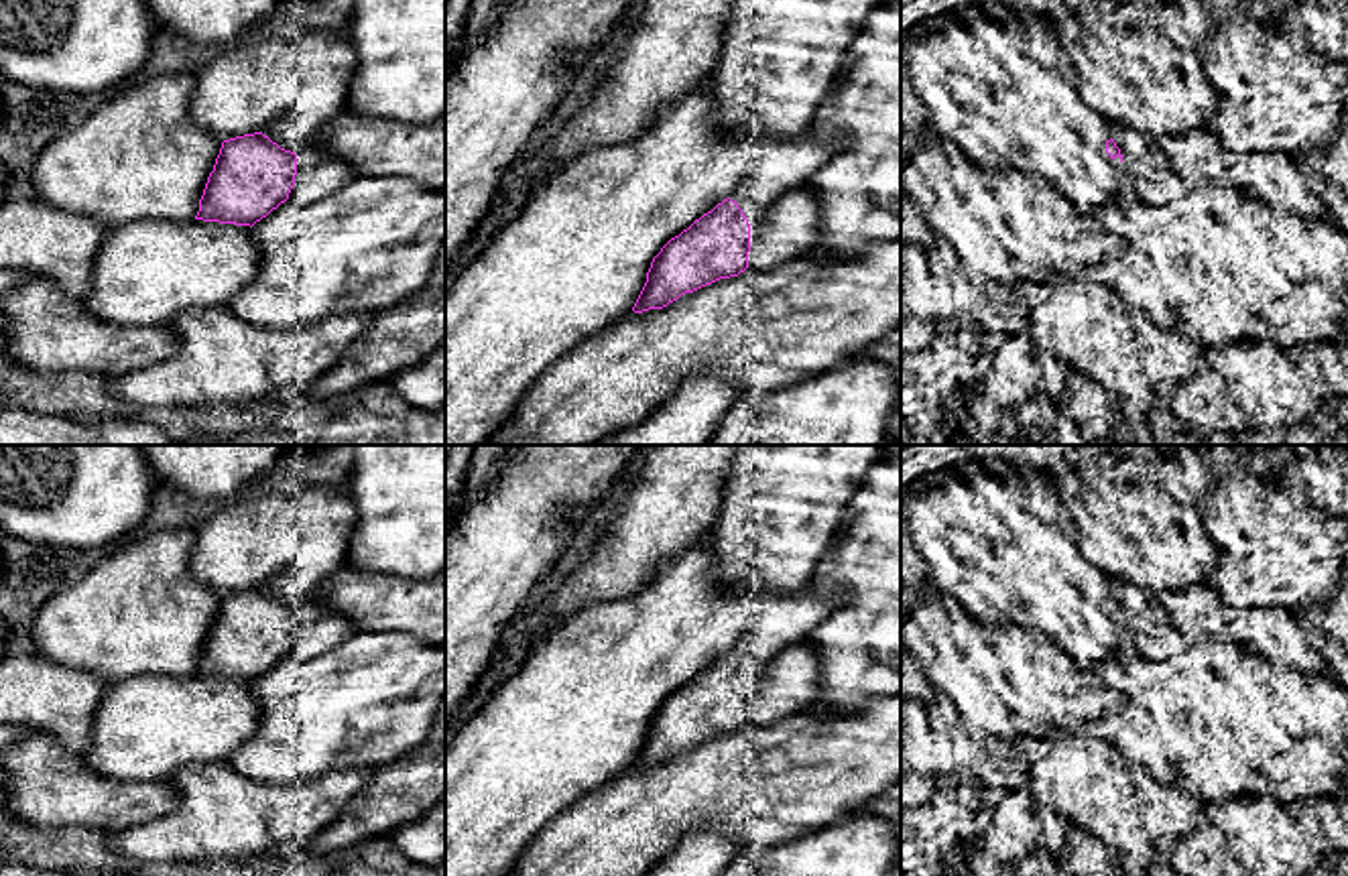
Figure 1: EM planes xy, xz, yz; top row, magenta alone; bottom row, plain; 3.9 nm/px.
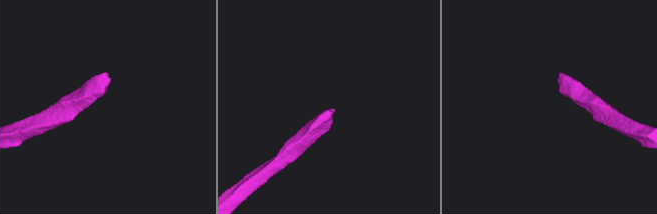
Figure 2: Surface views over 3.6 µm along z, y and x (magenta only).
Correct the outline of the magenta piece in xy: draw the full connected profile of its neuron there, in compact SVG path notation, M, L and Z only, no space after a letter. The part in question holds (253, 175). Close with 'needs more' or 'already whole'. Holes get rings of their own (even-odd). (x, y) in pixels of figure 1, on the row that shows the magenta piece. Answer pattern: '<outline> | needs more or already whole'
M262 132L222 142L195 220L254 226L287 199L311 203L352 183L358 175L317 148L299 154Z | needs more

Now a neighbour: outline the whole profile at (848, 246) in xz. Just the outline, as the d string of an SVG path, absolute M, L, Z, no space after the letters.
M882 0L854 37L836 83L815 112L809 134L817 140L838 140L840 150L805 181L805 189L819 201L819 238L807 254L817 258L840 254L858 256L866 244L901 240L901 0Z

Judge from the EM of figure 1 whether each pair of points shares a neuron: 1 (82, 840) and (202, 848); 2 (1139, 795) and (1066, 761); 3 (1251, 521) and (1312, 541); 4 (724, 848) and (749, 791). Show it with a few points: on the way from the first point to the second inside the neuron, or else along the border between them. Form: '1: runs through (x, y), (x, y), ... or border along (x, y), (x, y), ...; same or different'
1: border along (108, 834), (108, 844), (125, 854); different
2: runs through (1121, 795), (1103, 795), (1084, 779); same
3: runs through (1265, 535), (1269, 539), (1298, 539); same
4: border along (682, 840), (700, 830), (720, 828), (743, 850); different

